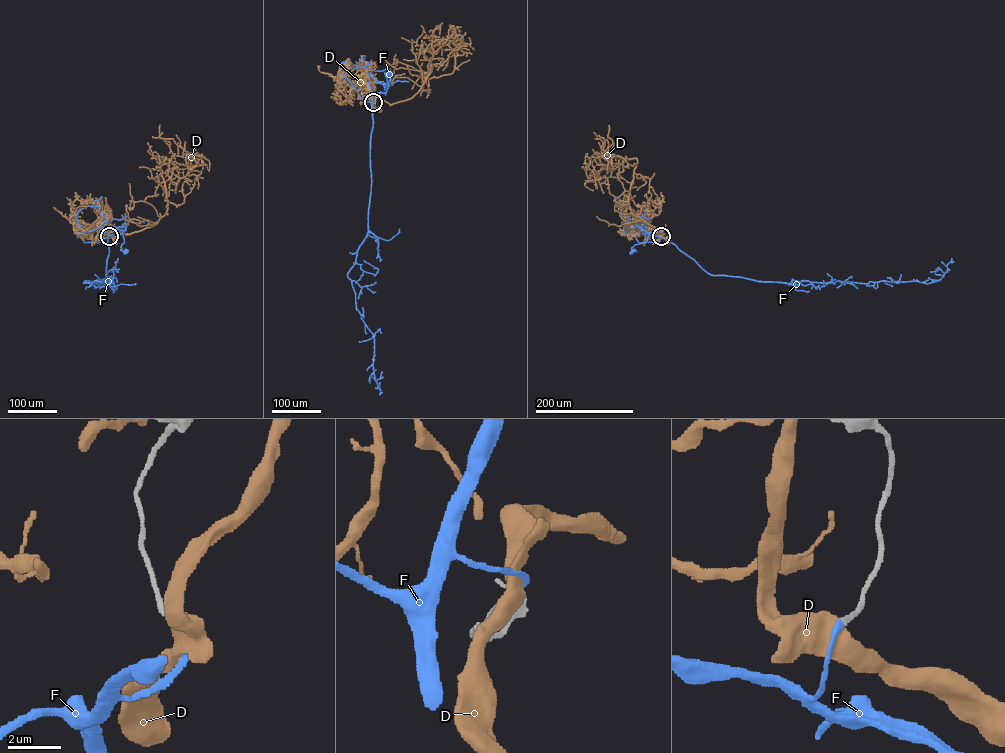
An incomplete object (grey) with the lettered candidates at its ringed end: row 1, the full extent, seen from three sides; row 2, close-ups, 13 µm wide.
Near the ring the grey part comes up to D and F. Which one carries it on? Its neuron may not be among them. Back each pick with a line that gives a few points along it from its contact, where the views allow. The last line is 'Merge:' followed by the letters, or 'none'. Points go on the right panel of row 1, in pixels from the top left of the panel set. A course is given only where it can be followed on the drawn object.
F: course (661, 236), (651, 237), (649, 233), (645, 242), (631, 248), (635, 251), (632, 252)
Merge: F

